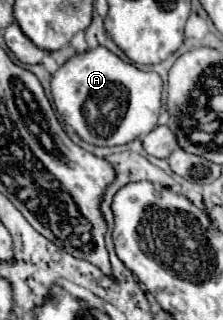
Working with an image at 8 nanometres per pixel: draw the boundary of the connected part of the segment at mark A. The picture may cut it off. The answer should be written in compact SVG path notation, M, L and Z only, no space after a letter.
M96 47L70 57L52 75L52 99L56 111L80 139L92 145L126 145L150 133L162 111L162 79L132 63L122 61L112 51Z

